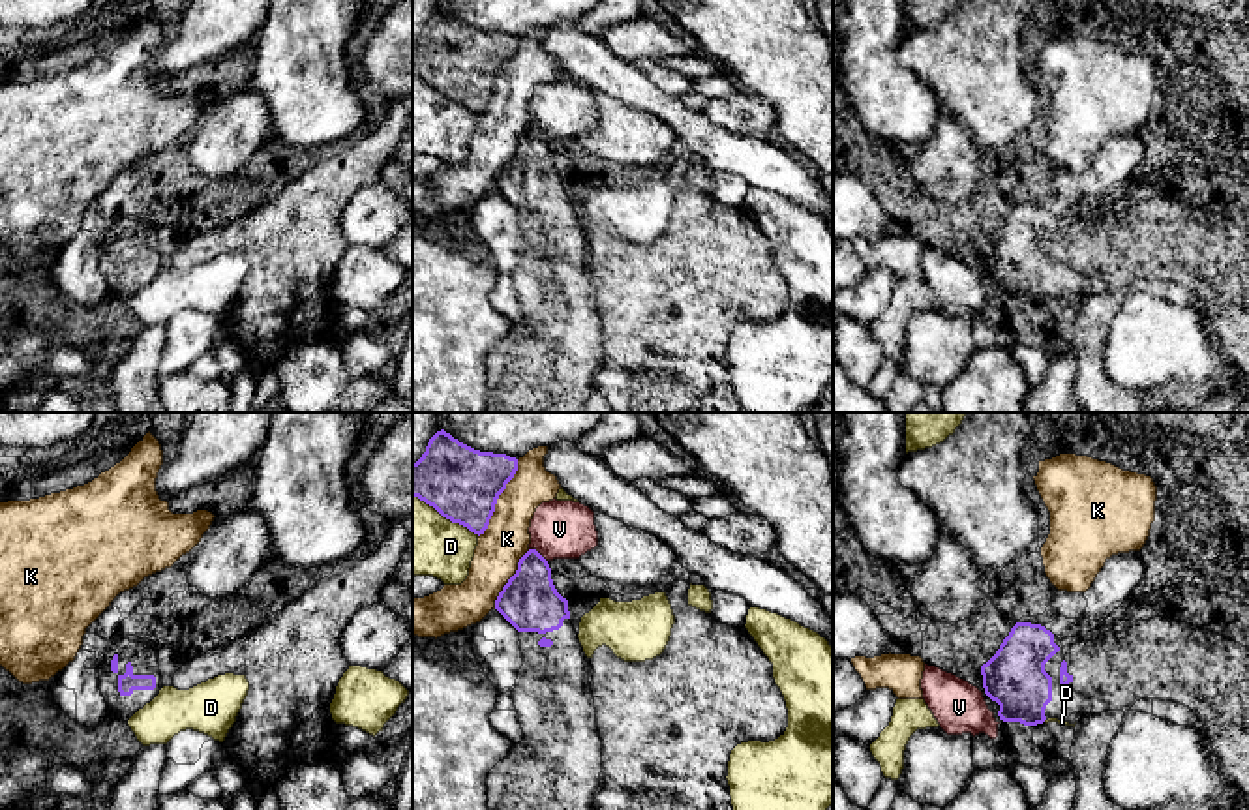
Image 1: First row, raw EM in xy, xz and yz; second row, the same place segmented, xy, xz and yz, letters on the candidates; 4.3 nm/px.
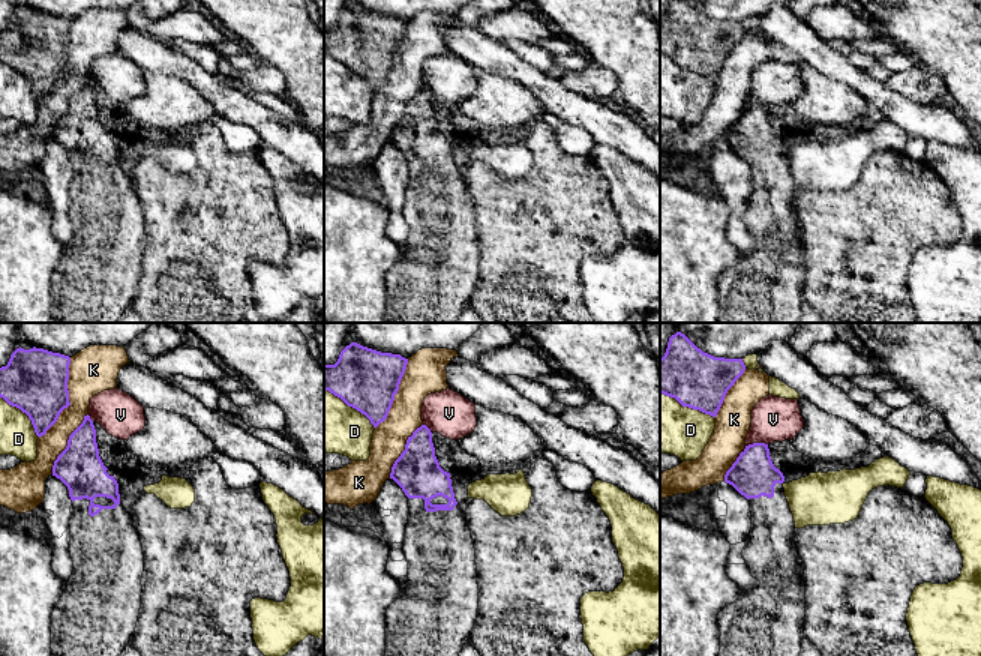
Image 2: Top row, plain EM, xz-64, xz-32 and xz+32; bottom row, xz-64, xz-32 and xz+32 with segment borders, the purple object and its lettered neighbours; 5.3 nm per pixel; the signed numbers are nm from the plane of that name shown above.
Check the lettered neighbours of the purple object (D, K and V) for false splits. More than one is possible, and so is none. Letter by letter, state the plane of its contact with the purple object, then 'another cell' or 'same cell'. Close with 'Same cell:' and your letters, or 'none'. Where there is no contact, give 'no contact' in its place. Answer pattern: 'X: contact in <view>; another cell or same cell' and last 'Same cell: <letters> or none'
D: contact in xz; another cell
K: contact in xz; another cell
V: contact in xz; another cell
Same cell: none

